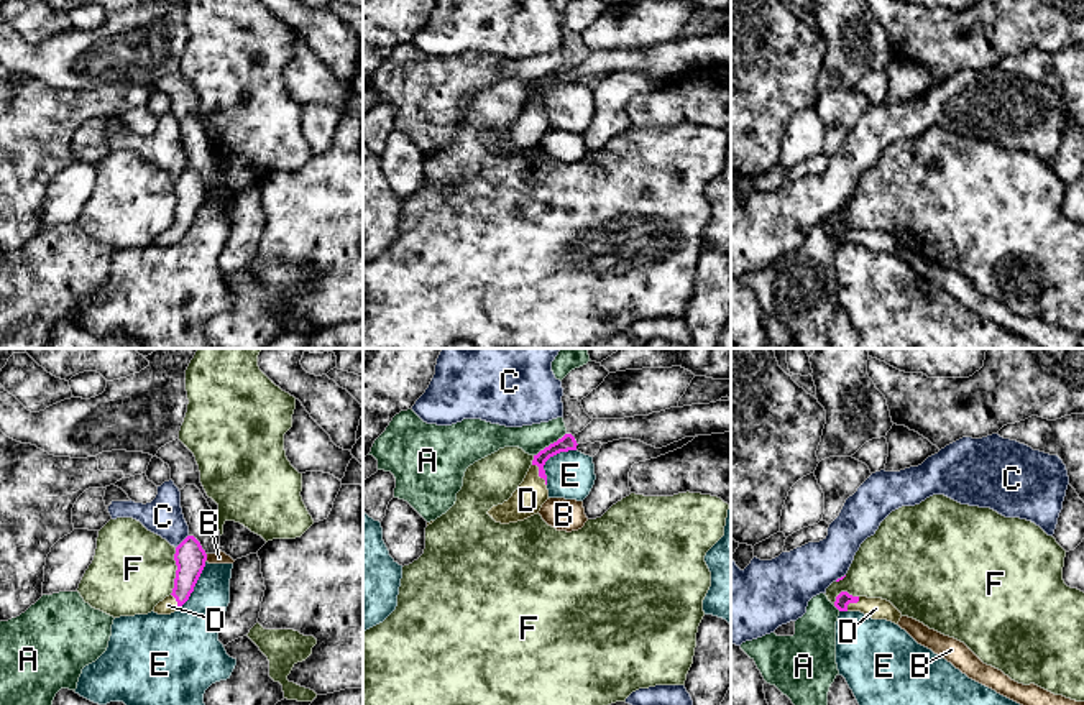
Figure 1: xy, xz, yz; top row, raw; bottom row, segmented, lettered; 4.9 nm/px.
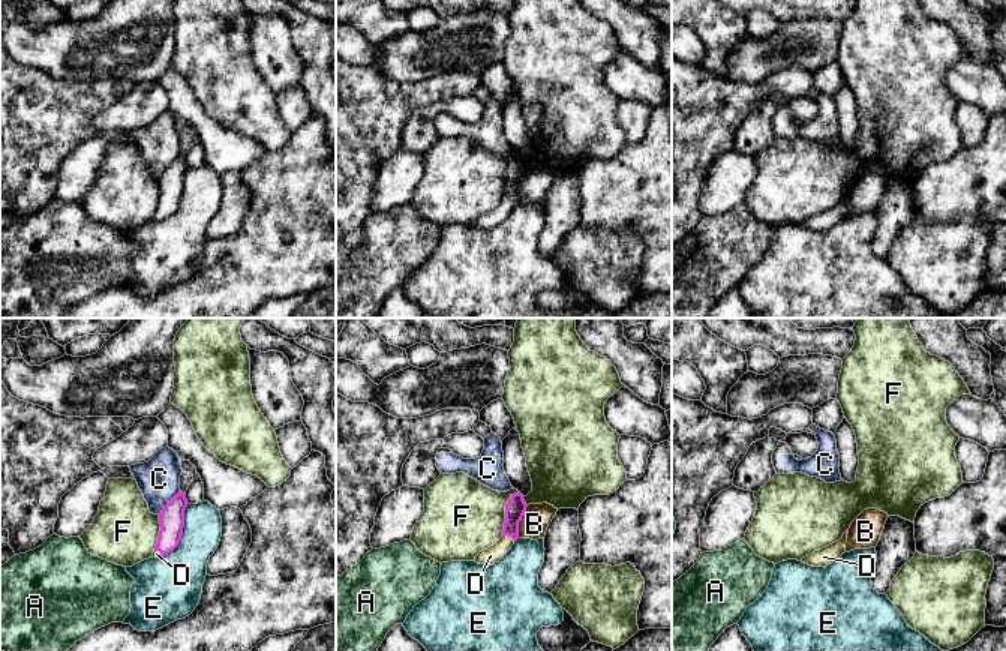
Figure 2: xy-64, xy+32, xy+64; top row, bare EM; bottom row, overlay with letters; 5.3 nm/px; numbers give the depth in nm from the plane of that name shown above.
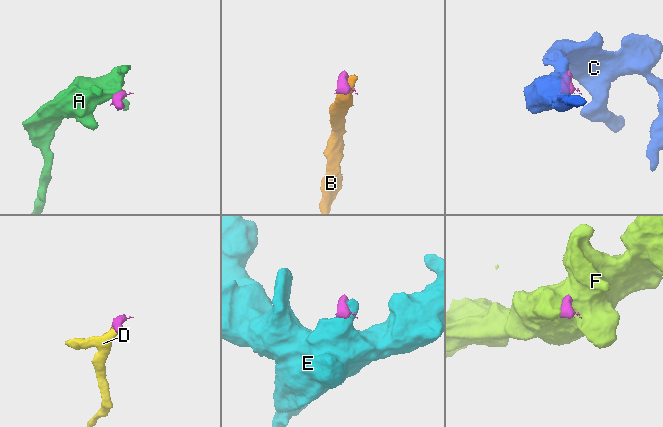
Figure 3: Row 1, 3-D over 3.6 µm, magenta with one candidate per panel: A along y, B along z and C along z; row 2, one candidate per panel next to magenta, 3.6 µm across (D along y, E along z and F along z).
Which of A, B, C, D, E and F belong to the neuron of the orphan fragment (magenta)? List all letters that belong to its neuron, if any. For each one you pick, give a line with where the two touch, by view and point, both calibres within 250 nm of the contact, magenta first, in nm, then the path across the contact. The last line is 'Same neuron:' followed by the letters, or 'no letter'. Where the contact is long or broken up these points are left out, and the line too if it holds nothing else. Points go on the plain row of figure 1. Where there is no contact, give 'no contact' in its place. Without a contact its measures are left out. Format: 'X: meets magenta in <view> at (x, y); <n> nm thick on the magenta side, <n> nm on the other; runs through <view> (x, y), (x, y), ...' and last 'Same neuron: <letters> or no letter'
D: meets magenta in xz at (539, 105); 80 nm thick on the magenta side, 150 nm on the other; runs through xz (567, 74), (539, 92), (539, 105), (528, 132)
Same neuron: D

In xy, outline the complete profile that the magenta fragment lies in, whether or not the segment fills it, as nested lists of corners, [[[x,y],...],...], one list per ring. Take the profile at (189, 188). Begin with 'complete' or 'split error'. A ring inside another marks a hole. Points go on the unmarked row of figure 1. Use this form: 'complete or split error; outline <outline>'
split error; outline [[[187,168],[174,186],[177,197],[174,220],[169,228],[154,238],[158,247],[171,247],[179,242],[194,223],[194,219],[205,199],[207,186],[194,168]]]

